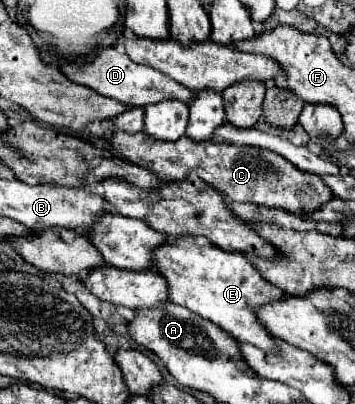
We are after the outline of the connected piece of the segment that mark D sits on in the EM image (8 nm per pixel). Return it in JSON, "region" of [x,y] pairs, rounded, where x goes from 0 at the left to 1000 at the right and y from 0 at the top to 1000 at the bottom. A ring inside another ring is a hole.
{"region":[[[313,114],[313,119],[285,124],[245,158],[183,153],[172,173],[211,208],[245,213],[245,218],[279,228],[285,238],[352,252],[363,262],[420,262],[420,257],[442,257],[454,248],[504,248],[504,252],[538,257],[555,238],[544,223],[499,208],[493,198],[476,198],[476,188],[465,188],[465,183],[454,183],[454,178],[420,168],[420,163],[397,163],[397,158],[375,153],[352,129],[341,129],[341,114]]]}

